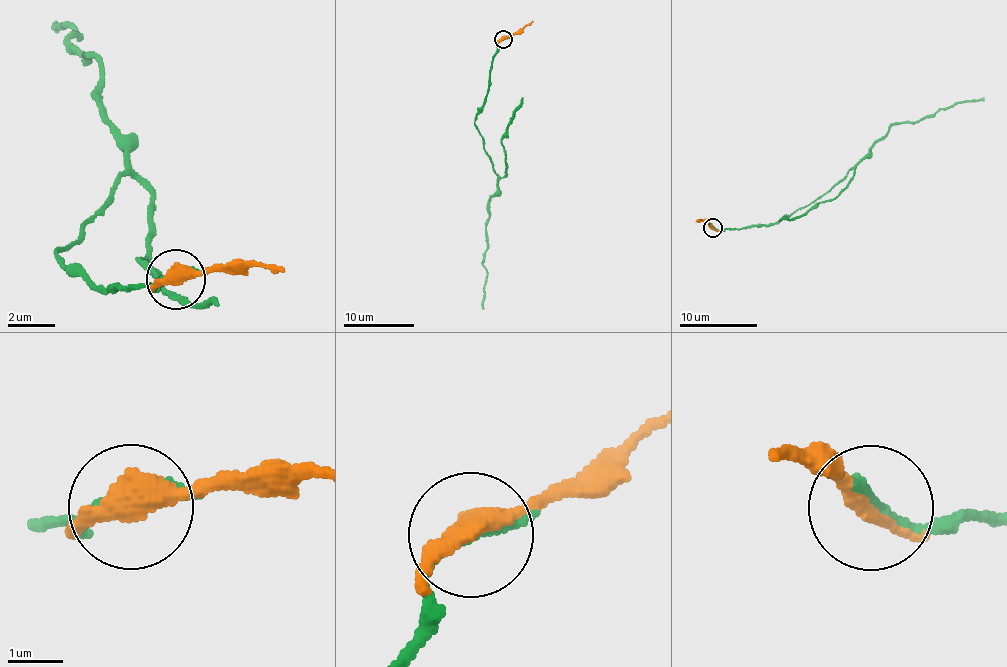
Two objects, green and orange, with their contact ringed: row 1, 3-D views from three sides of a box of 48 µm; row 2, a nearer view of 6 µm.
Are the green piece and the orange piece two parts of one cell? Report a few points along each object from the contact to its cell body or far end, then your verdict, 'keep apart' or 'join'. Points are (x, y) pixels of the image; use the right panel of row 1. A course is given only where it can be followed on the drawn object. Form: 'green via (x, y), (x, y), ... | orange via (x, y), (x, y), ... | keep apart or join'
green via (712, 227), (717, 230), (766, 226), (790, 217), (828, 193), (891, 125), (918, 122), (948, 107), (984, 97) | orange via (712, 227), (708, 222), (698, 219), (695, 222) | join

